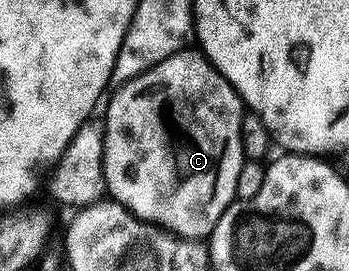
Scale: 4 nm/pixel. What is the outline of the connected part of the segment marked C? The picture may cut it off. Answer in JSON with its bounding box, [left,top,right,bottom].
[102,49,244,241]

